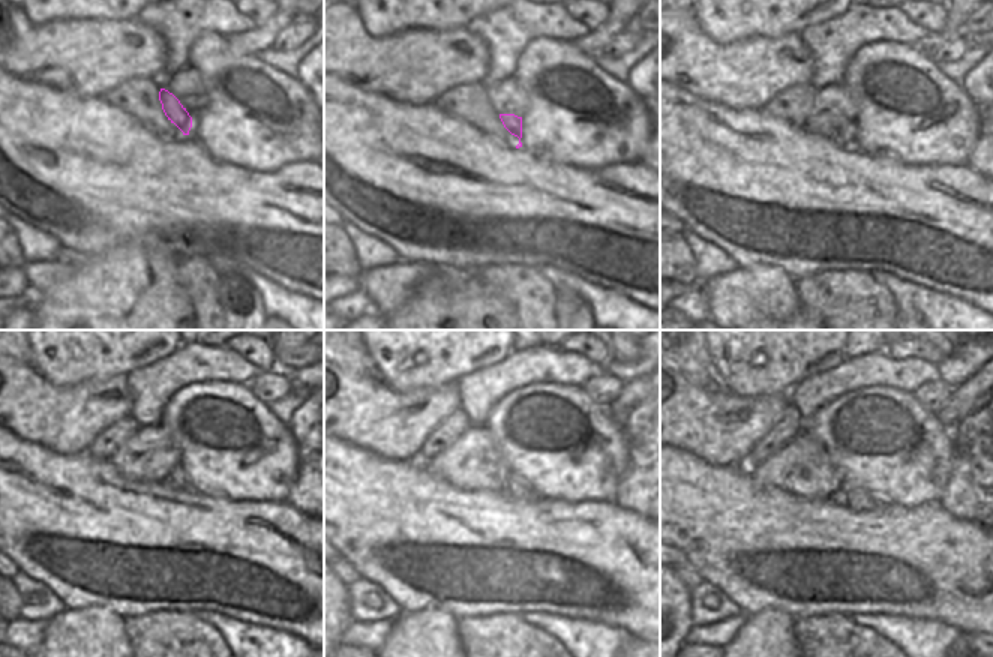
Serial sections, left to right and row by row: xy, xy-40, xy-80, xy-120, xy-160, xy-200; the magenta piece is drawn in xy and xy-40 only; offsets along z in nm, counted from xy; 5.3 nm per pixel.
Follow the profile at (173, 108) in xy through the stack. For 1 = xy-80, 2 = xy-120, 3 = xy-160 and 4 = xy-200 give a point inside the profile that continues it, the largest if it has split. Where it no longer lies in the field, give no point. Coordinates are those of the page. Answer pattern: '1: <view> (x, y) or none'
1: xy-80 (849, 134)
2: xy-120 (177, 479)
3: xy-160 (516, 486)
4: xy-200 (860, 501)

